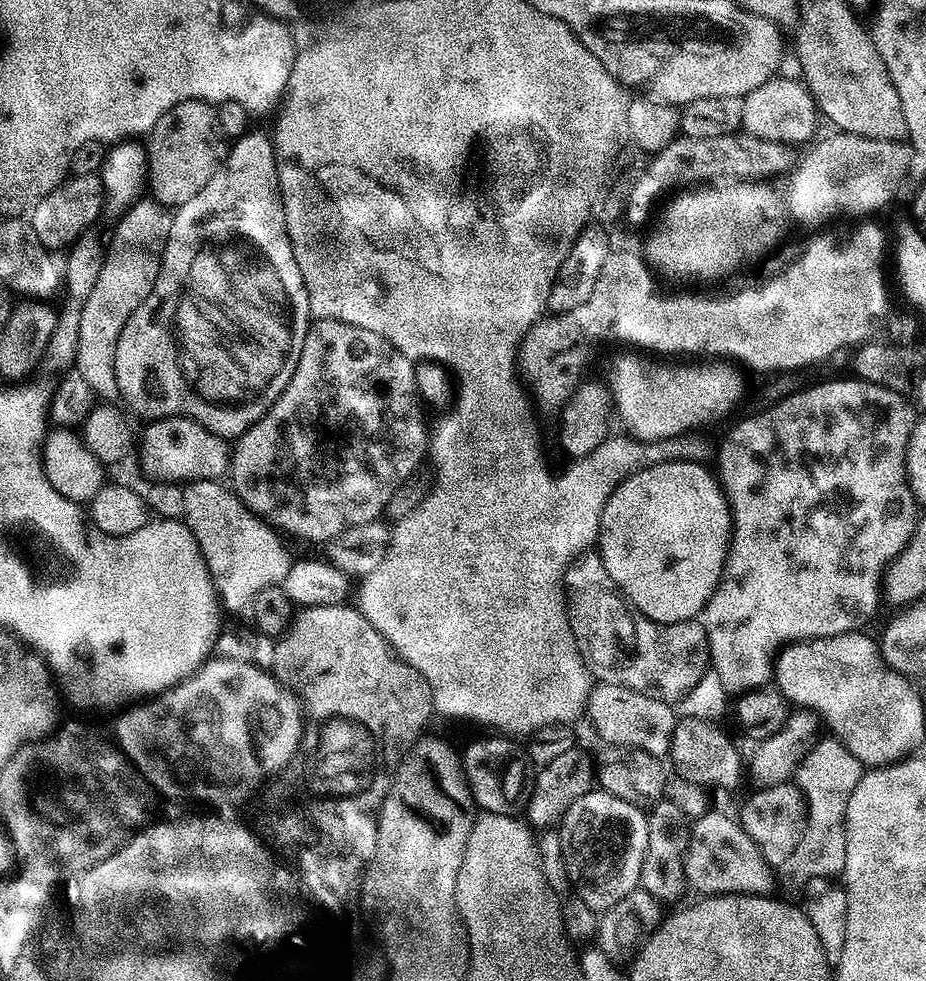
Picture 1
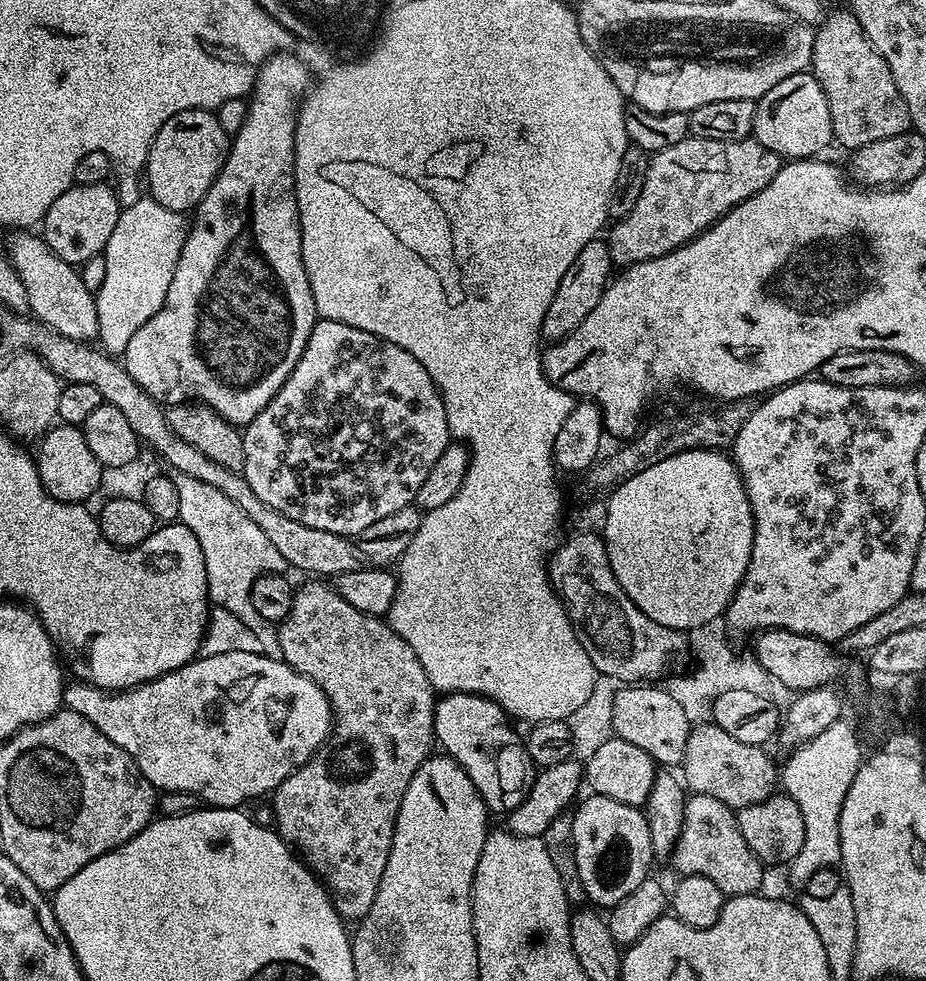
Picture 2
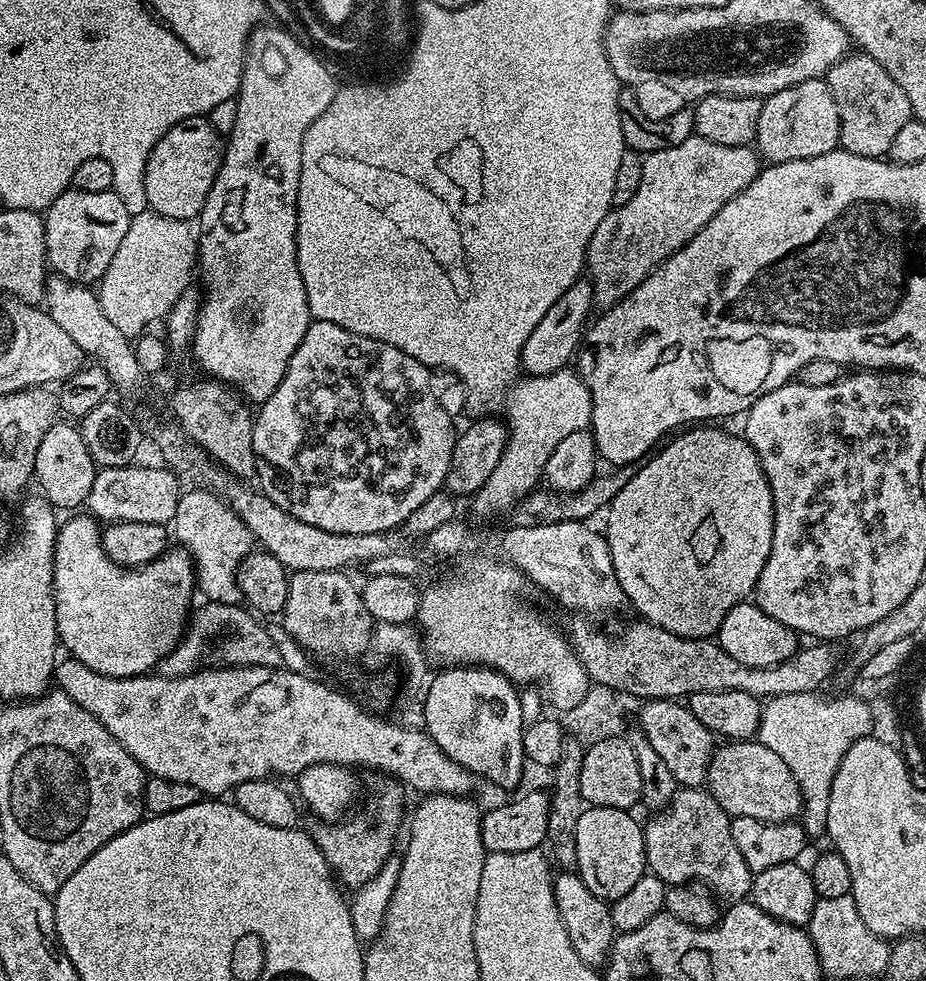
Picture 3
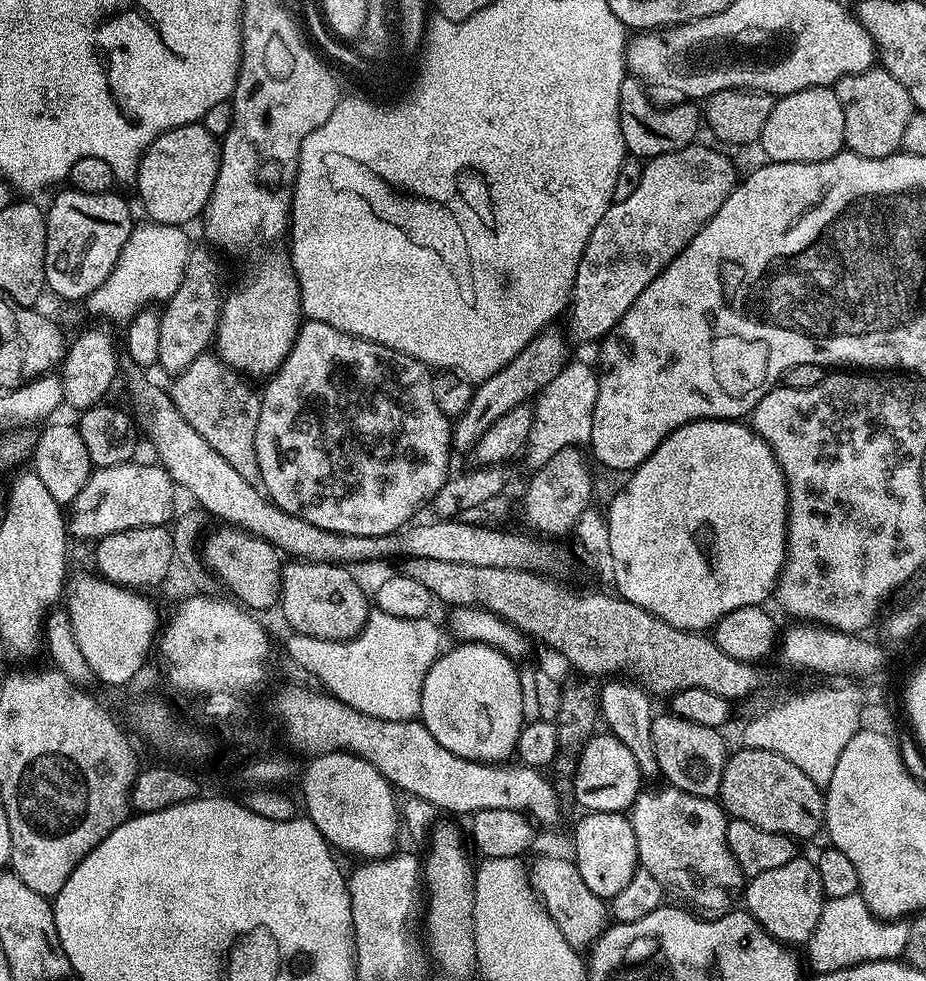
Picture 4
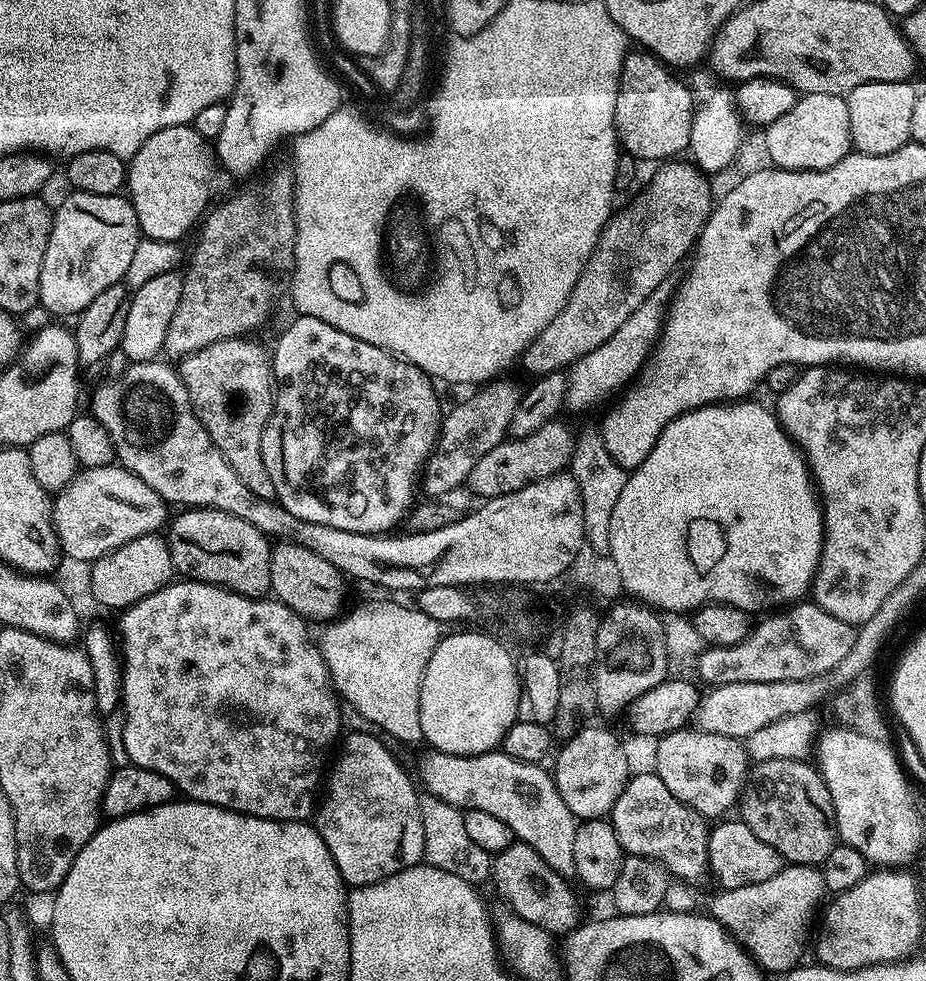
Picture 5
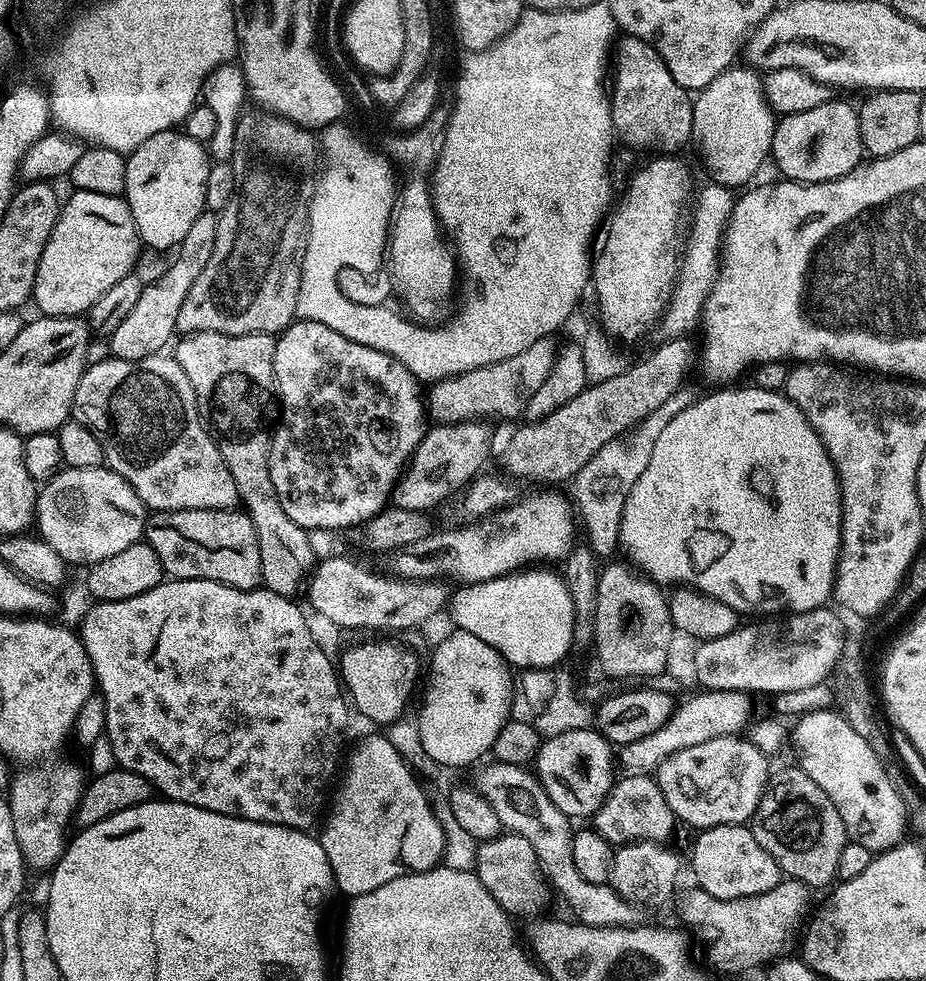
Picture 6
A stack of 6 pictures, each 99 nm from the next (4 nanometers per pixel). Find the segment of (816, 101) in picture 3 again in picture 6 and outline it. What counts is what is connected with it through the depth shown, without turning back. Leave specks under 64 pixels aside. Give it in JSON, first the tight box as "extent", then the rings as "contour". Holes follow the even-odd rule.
{"extent":[771,98,865,184],"contour":[[[833,98],[822,106],[814,106],[814,110],[802,110],[802,114],[780,116],[776,122],[771,163],[776,163],[779,175],[785,180],[799,180],[802,184],[817,184],[827,180],[837,180],[854,170],[865,159],[864,143],[860,133],[860,117],[855,107],[851,108],[844,100]]]}

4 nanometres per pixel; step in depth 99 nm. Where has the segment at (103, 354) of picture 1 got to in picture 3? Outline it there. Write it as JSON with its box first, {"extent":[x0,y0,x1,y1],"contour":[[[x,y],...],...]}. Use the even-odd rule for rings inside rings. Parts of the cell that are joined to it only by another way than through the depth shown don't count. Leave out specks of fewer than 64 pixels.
{"extent":[98,211,198,338],"contour":[[[146,211],[128,221],[126,238],[114,253],[114,262],[98,281],[98,295],[106,318],[130,338],[145,331],[147,324],[163,321],[183,292],[189,291],[198,264],[198,236],[186,220],[166,218]]]}

